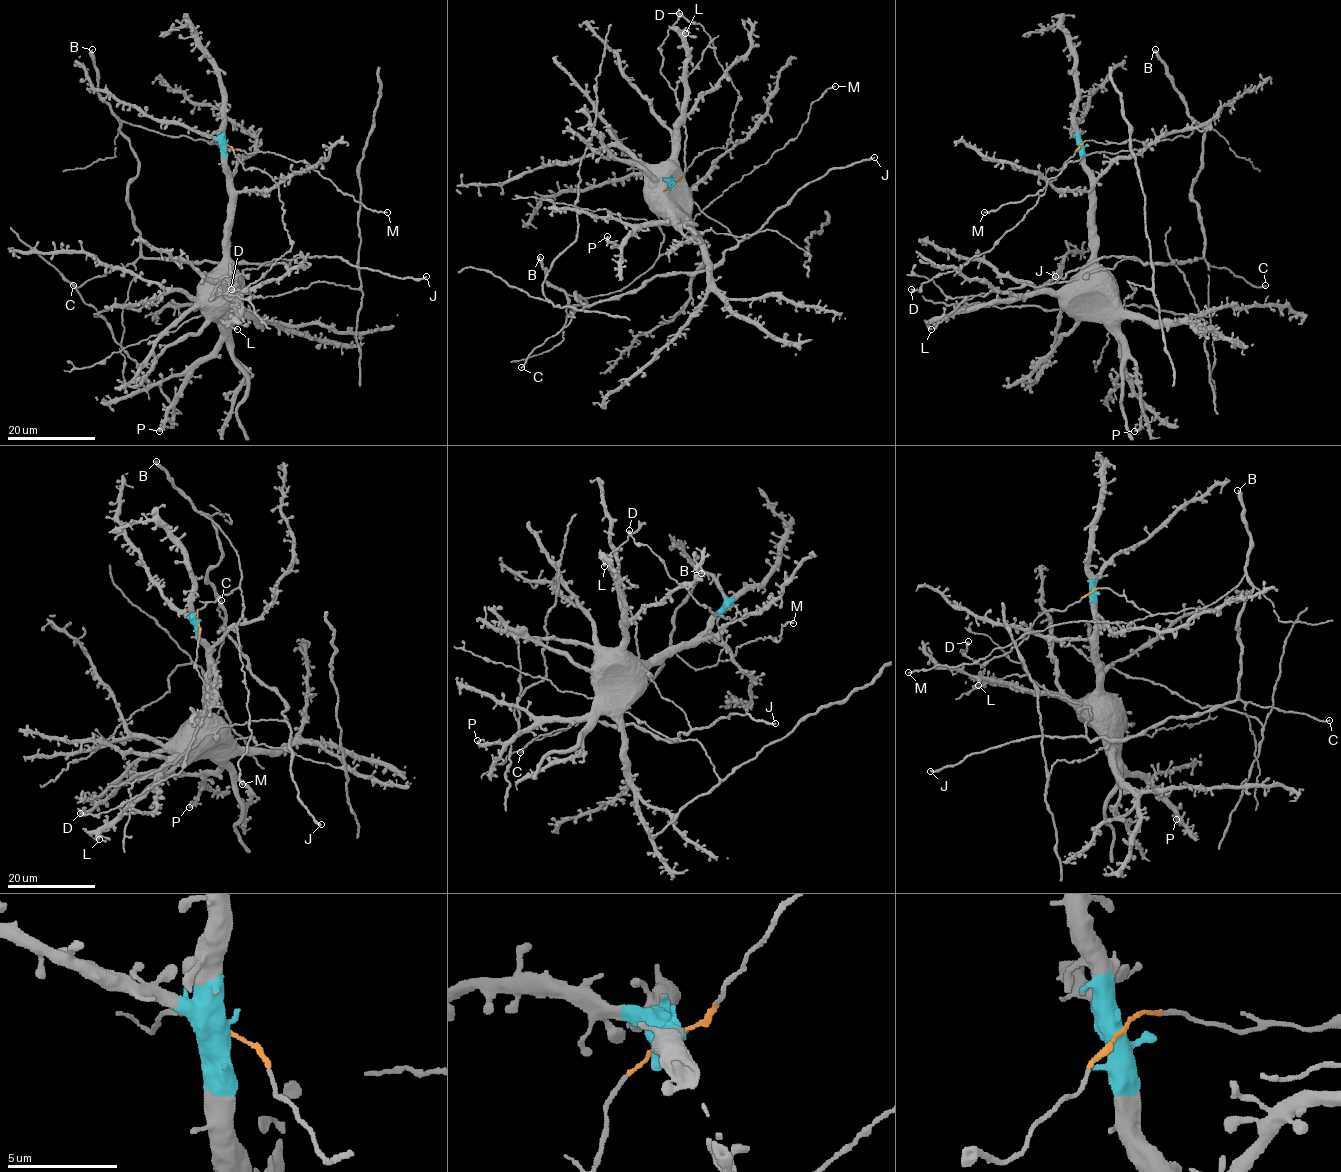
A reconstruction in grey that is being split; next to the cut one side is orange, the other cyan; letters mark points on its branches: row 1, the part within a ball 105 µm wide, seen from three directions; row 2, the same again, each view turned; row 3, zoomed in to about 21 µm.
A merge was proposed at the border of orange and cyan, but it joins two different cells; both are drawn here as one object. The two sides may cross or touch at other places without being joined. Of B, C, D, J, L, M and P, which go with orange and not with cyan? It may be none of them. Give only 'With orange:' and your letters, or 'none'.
With orange: B, C, D, J, M

